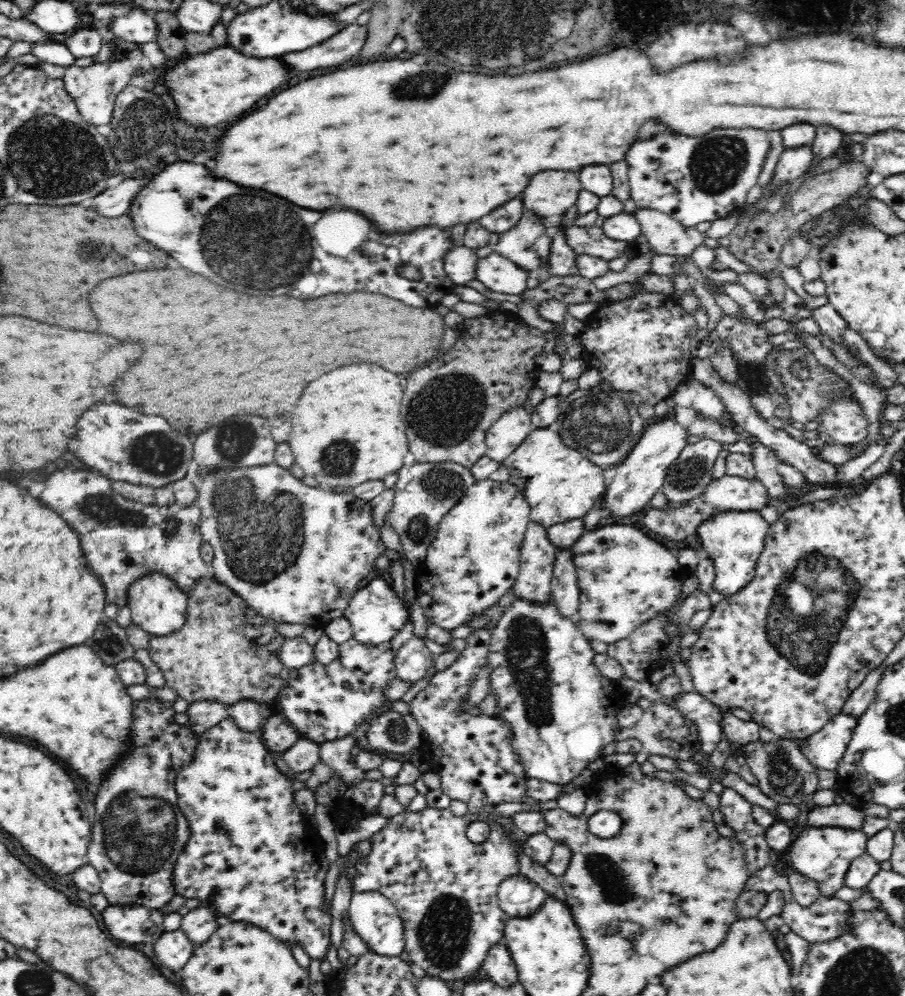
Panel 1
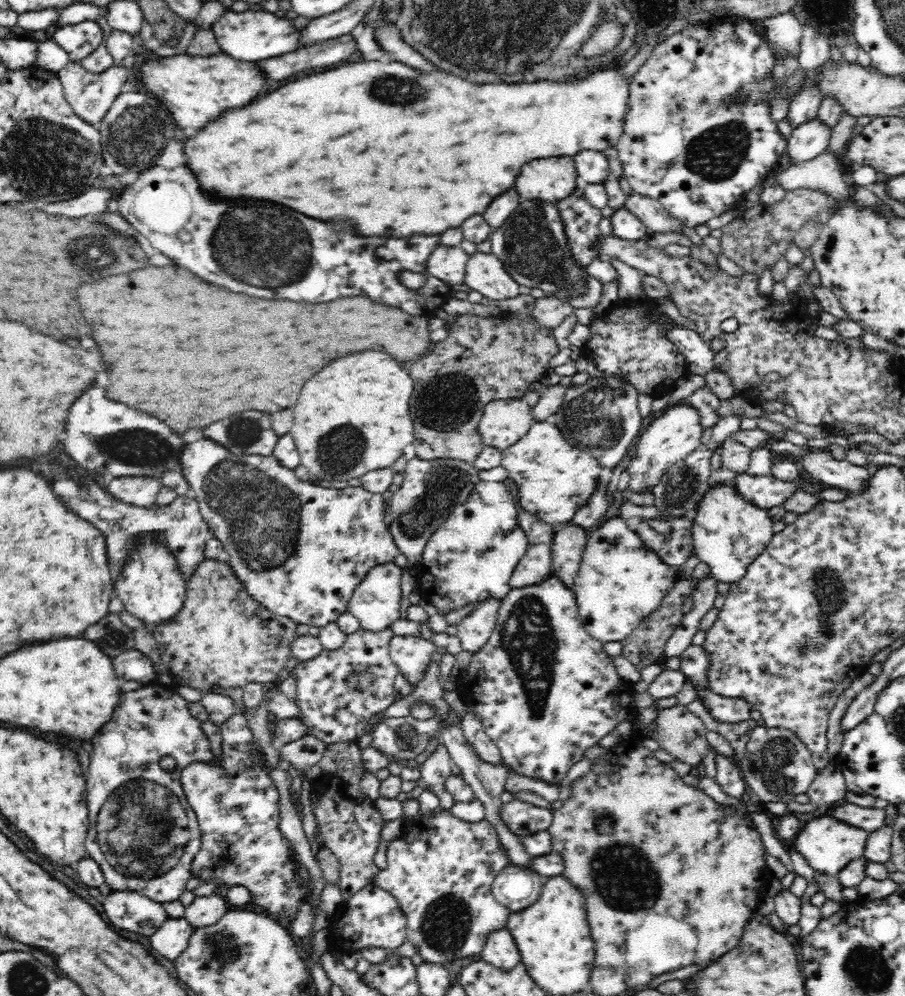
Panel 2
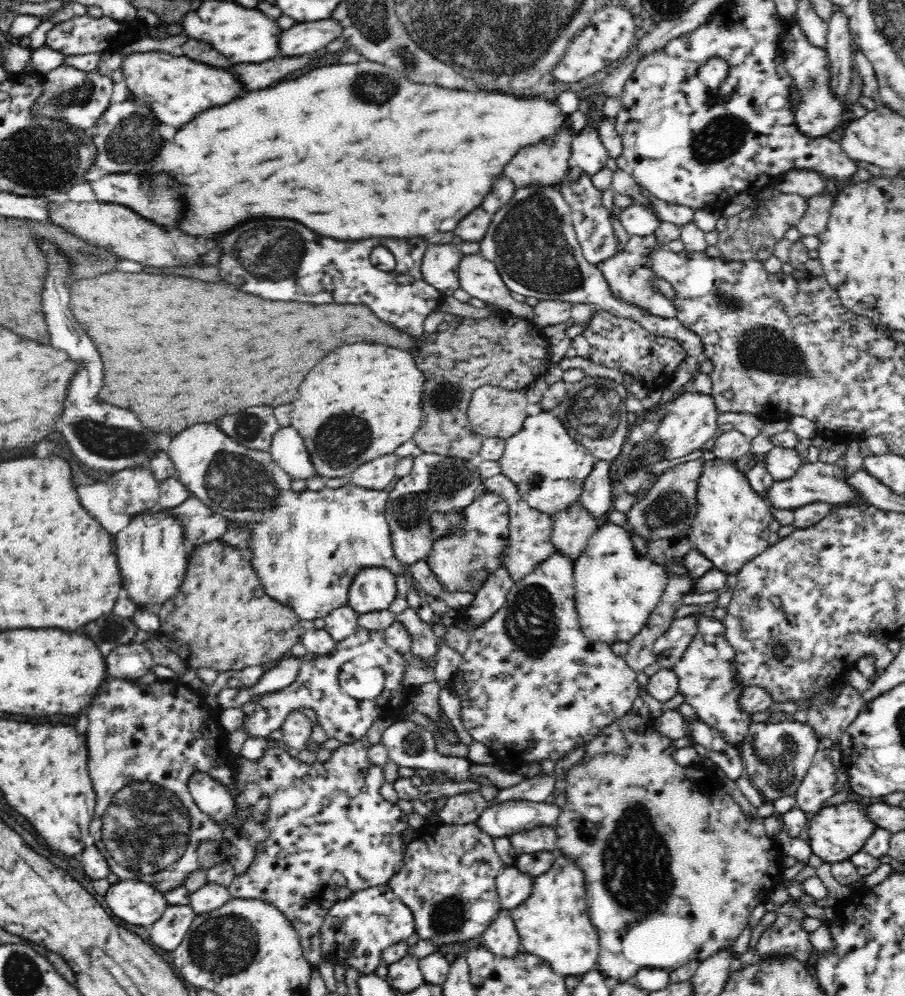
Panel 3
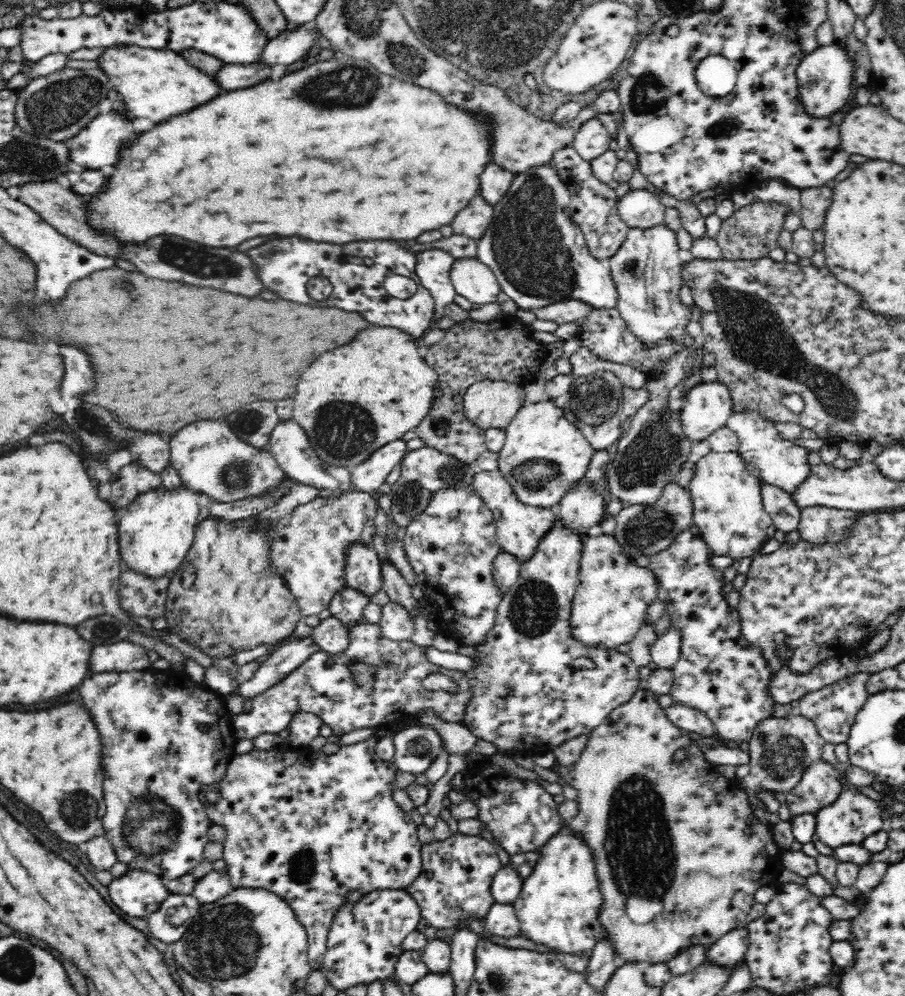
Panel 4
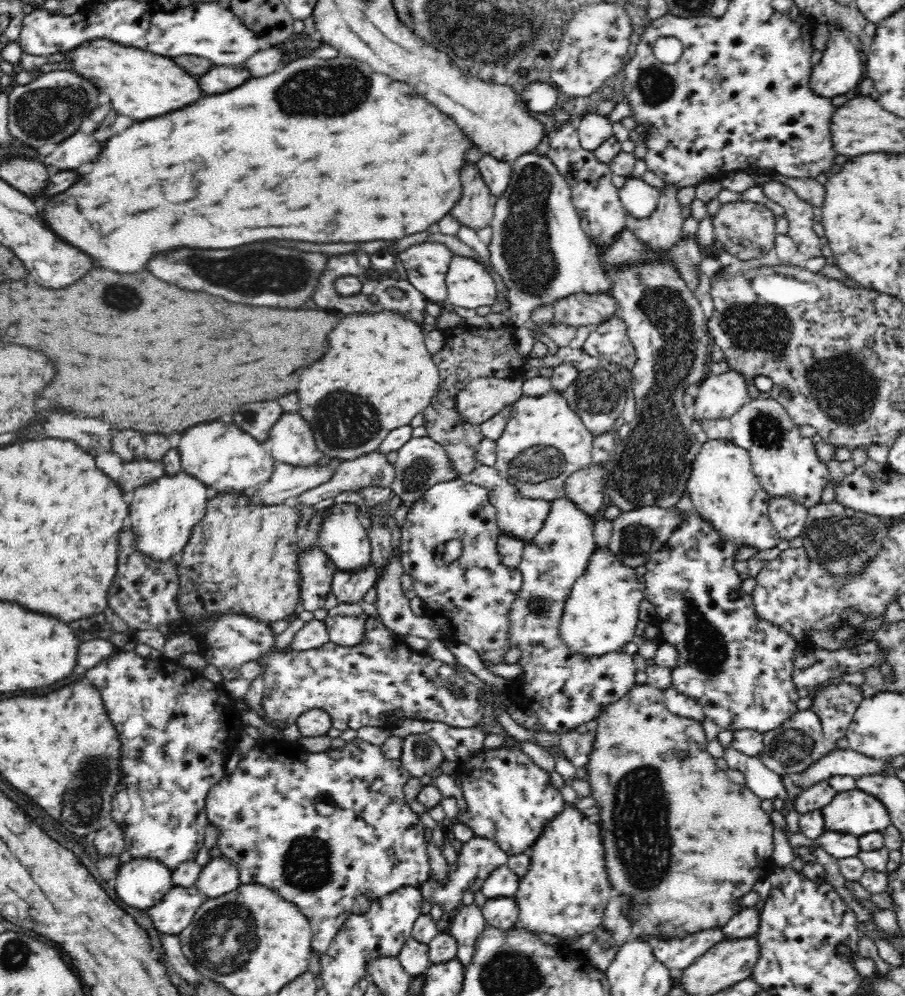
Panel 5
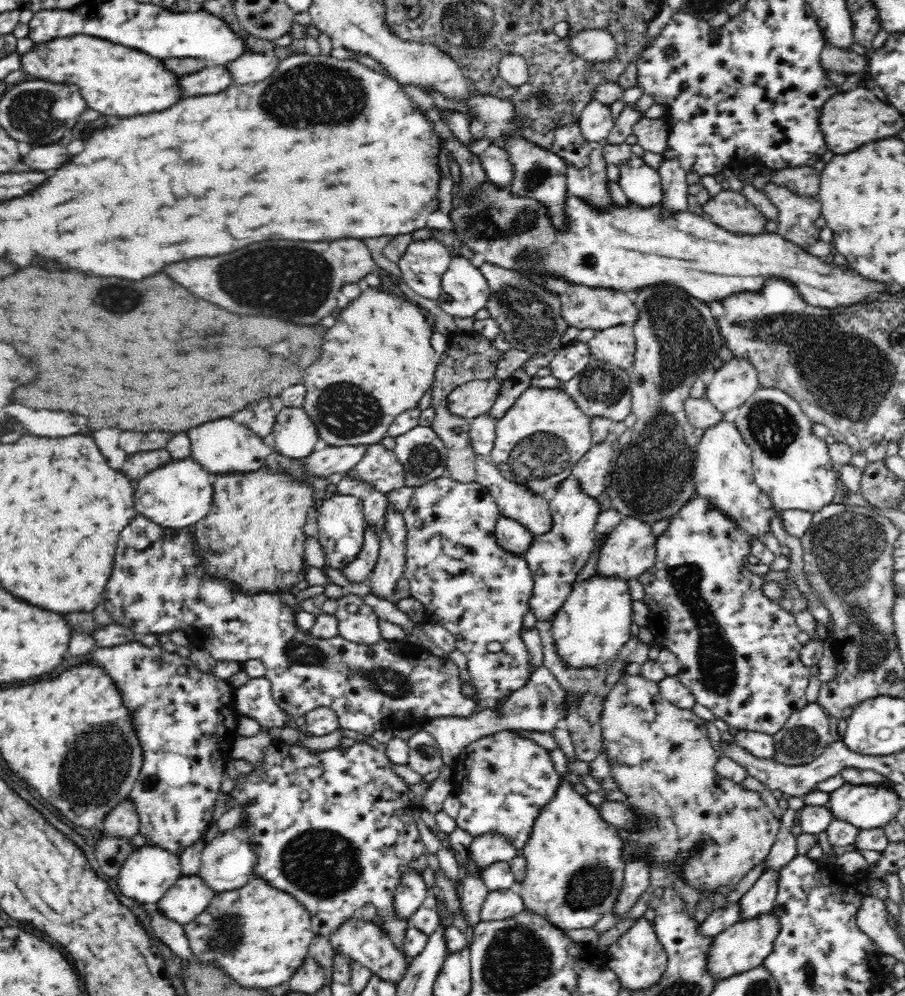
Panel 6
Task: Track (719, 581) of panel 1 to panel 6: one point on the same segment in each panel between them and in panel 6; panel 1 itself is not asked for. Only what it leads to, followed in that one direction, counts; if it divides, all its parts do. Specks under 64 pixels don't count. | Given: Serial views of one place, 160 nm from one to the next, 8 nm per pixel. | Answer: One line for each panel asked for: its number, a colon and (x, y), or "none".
2: (728, 533)
3: (730, 528)
4: (729, 513)
5: (724, 490)
6: (722, 470)

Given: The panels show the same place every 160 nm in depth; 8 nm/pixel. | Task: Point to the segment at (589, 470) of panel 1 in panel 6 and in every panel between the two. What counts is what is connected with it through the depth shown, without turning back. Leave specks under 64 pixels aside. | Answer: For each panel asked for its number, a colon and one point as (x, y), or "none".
2: (553, 479)
3: (549, 467)
4: (543, 456)
5: (544, 442)
6: (544, 433)

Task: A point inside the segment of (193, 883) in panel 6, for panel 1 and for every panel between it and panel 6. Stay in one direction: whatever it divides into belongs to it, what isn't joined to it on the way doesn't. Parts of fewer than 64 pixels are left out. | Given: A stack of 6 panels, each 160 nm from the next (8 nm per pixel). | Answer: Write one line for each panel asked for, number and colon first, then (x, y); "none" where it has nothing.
1: (173, 949)
2: (171, 939)
3: (169, 930)
4: (169, 923)
5: (175, 911)

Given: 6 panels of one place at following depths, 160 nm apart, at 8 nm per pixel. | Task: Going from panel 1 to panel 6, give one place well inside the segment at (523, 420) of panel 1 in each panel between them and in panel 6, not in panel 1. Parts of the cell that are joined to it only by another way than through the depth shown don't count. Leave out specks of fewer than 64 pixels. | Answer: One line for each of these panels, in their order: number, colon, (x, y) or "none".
2: (505, 422)
3: (494, 411)
4: (488, 404)
5: (481, 399)
6: (475, 398)

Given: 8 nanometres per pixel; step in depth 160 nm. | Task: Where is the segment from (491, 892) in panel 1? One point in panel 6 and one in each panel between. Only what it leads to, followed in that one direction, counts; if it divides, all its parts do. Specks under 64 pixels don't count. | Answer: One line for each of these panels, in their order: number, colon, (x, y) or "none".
2: (441, 872)
3: (448, 879)
4: (456, 874)
5: (477, 858)
6: (489, 848)

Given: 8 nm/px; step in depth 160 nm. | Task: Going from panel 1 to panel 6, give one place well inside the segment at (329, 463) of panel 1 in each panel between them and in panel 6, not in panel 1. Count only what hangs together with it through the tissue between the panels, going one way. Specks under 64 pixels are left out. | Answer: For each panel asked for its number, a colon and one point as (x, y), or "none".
2: (351, 418)
3: (361, 402)
4: (355, 399)
5: (381, 360)
6: (377, 362)

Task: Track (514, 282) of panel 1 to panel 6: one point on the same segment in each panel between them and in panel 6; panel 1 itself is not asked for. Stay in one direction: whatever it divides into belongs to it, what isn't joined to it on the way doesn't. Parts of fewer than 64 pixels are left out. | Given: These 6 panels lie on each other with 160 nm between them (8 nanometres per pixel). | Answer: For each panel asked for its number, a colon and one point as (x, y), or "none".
2: (485, 273)
3: (479, 277)
4: (472, 279)
5: (469, 285)
6: (465, 291)

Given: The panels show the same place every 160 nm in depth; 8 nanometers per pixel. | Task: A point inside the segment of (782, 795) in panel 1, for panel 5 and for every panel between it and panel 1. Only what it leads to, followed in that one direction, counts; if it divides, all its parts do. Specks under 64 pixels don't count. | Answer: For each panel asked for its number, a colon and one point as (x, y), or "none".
2: (777, 765)
3: (776, 757)
4: (780, 749)
5: (799, 742)

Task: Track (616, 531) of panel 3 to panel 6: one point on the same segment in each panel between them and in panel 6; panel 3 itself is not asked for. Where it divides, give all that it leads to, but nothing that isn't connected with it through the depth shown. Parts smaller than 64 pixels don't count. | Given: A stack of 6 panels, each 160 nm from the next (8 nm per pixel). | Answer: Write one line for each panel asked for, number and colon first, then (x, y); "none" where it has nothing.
4: (610, 606)
5: (601, 615)
6: (593, 624)

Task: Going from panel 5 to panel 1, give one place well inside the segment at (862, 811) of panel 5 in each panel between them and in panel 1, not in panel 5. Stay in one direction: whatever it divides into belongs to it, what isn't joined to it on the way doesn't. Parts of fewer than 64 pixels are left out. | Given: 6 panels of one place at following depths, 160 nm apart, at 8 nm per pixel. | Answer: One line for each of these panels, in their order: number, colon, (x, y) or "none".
1: (825, 854)
2: (828, 845)
3: (836, 833)
4: (853, 816)

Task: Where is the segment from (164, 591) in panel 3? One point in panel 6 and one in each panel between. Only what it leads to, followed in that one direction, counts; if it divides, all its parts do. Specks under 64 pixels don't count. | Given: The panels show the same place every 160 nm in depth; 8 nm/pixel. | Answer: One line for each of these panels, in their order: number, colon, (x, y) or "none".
4: (155, 533)
5: (162, 514)
6: (176, 496)

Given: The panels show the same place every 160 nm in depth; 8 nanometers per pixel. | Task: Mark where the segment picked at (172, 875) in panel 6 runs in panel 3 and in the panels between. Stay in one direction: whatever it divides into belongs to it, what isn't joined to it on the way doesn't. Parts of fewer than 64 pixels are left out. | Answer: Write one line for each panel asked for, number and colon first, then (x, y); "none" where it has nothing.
3: (136, 902)
4: (139, 893)
5: (141, 883)

